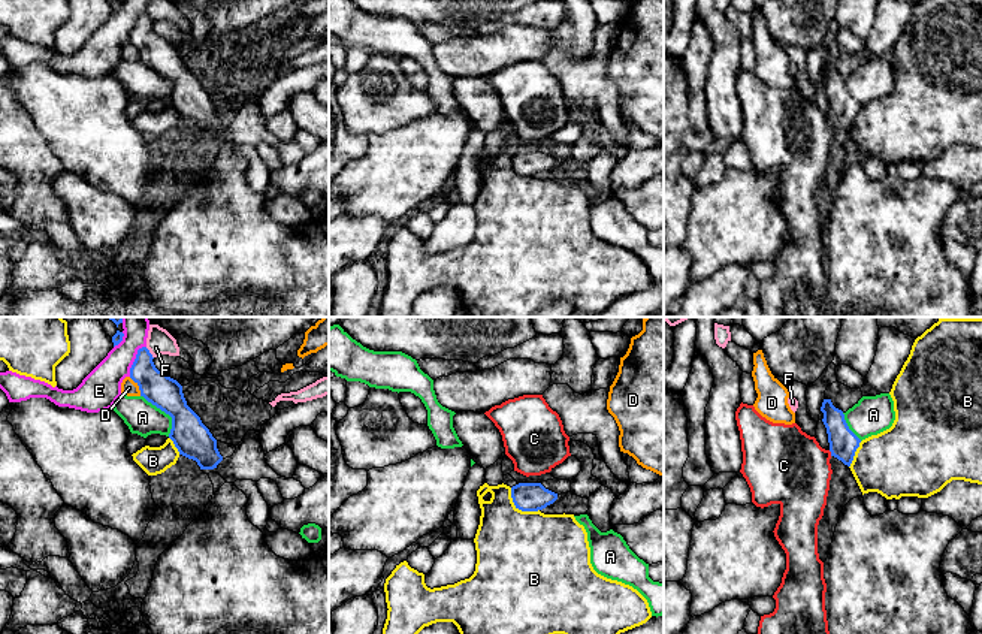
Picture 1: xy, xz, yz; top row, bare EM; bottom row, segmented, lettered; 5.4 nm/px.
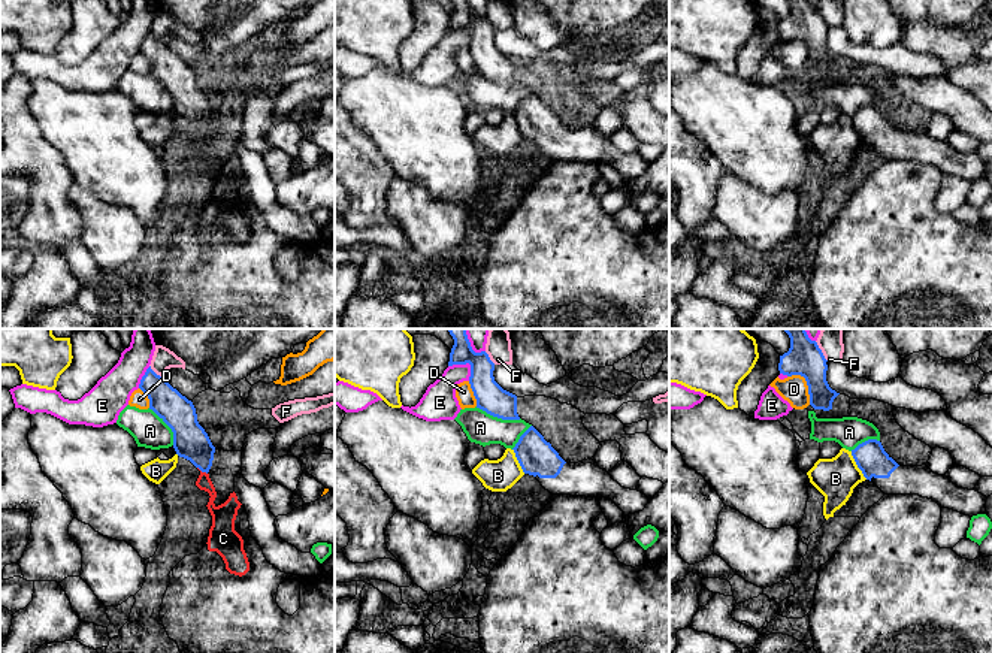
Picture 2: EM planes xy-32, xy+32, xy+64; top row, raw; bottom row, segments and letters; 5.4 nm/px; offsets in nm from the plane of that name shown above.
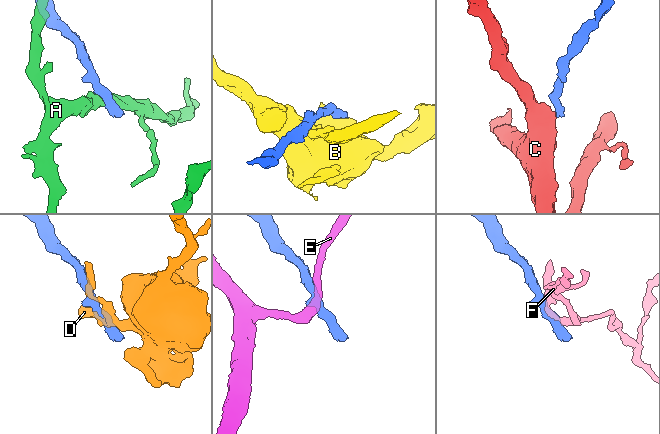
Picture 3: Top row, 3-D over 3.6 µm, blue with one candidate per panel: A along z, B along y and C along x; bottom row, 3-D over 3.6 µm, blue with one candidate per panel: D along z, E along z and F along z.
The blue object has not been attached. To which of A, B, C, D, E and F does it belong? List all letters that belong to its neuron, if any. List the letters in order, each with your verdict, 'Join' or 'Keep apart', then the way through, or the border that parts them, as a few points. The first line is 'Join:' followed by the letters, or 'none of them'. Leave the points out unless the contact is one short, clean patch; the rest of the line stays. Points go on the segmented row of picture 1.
Join: none of them
A: Keep apart. Boundary: xy (141, 395), (171, 417), (169, 435)
B: Keep apart
C: Keep apart
D: Keep apart
E: Keep apart
F: Keep apart

